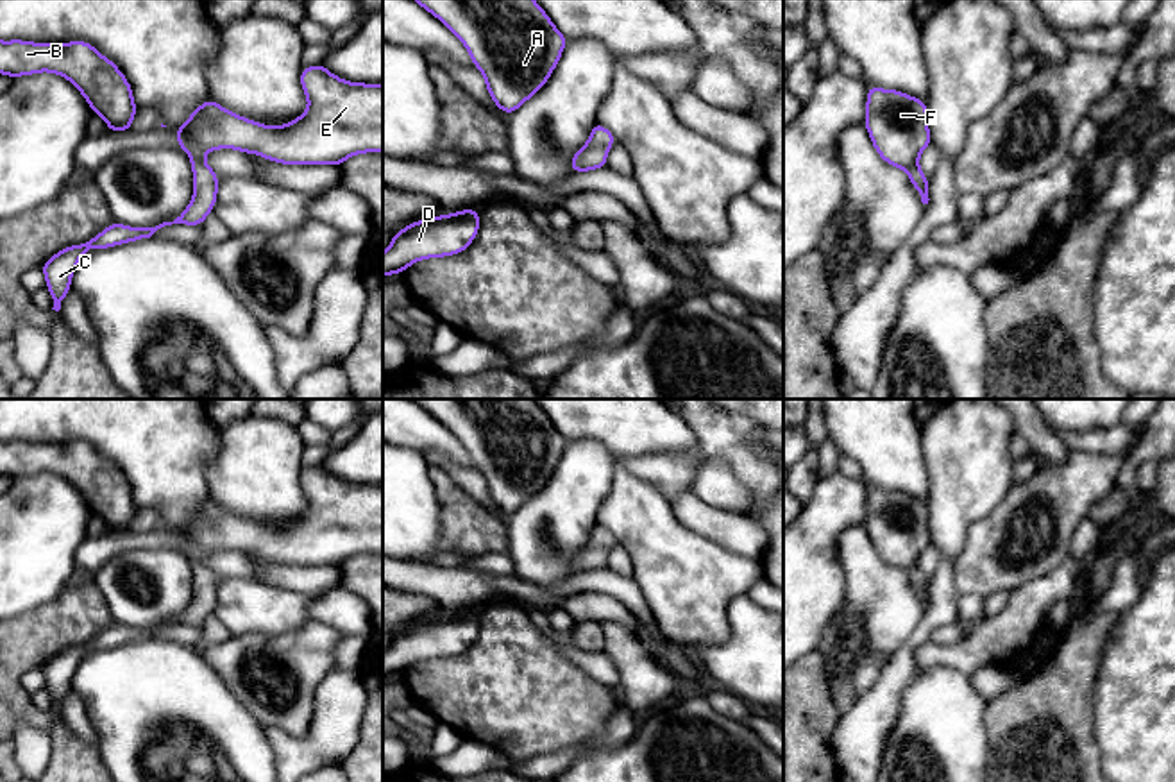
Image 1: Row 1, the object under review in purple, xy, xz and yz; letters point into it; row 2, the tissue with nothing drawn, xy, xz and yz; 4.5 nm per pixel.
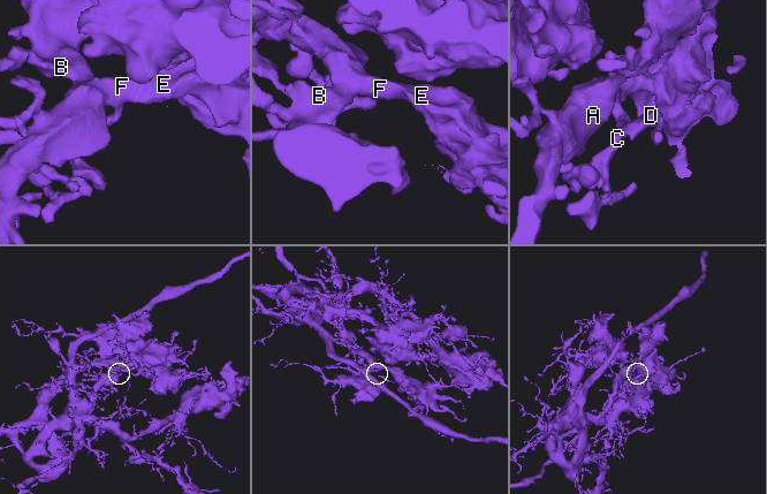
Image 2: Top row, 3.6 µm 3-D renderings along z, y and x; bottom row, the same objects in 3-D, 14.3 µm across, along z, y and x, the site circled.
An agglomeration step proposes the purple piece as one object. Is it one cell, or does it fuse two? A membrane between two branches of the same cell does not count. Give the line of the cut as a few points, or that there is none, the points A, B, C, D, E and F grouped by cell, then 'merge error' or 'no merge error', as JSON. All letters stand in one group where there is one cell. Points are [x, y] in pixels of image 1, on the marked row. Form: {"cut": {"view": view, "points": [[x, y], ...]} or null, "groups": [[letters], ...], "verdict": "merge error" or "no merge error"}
{"cut": null, "groups": [["A", "B", "C", "D", "E", "F"]], "verdict": "no merge error"}

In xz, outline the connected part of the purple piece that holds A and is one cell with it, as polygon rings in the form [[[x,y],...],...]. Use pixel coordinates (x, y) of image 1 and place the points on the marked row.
[[[413,0],[467,48],[506,115],[540,91],[569,39],[535,0]]]

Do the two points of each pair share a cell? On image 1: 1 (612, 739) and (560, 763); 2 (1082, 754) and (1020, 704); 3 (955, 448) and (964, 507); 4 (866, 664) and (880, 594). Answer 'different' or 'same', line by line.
1: same
2: same
3: same
4: same

